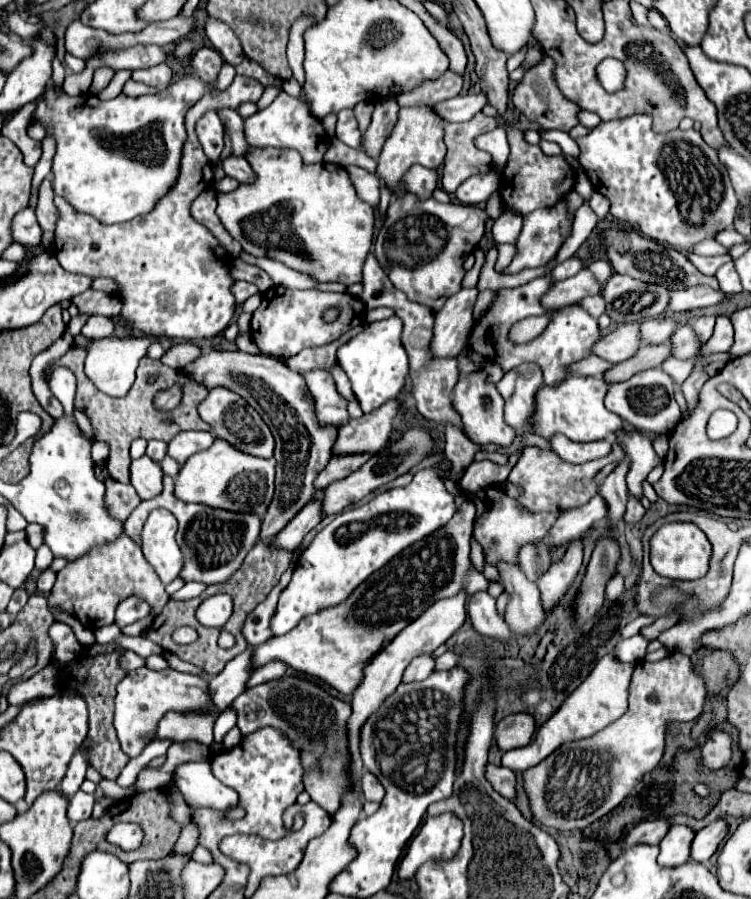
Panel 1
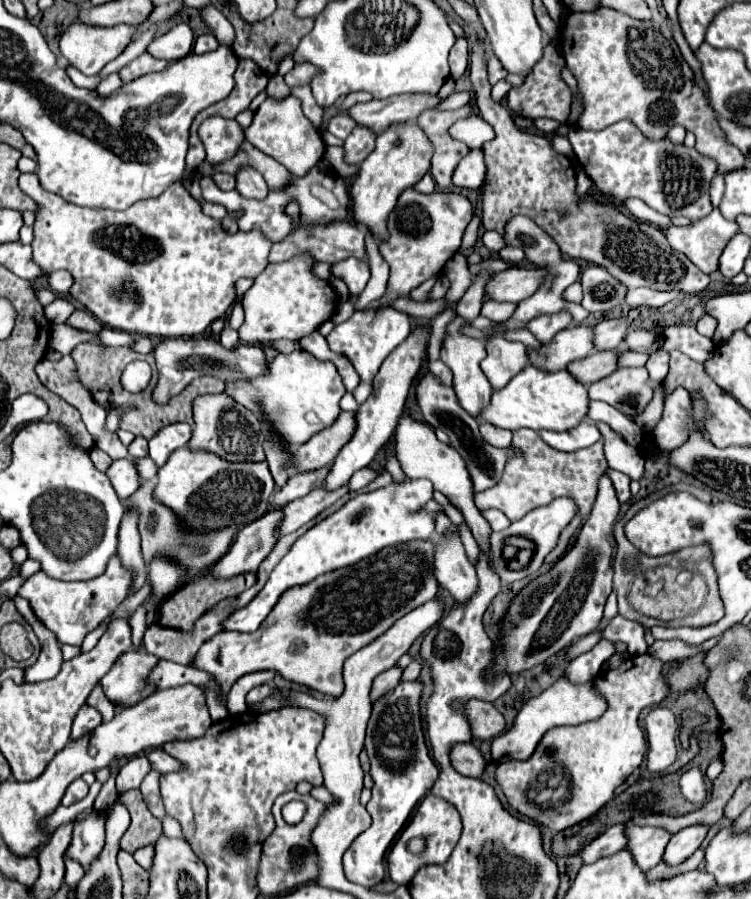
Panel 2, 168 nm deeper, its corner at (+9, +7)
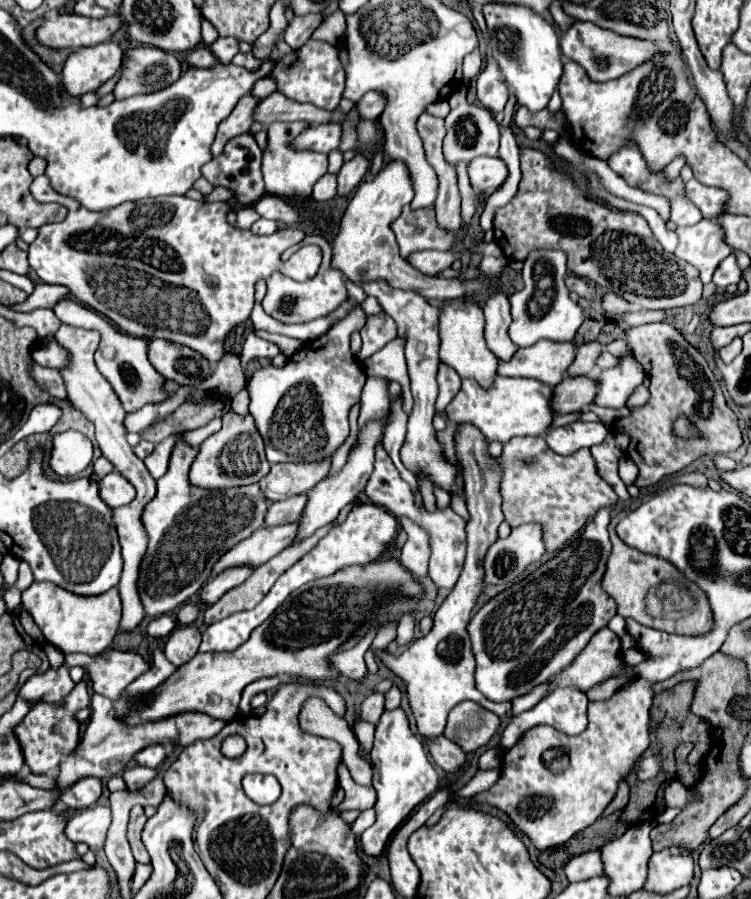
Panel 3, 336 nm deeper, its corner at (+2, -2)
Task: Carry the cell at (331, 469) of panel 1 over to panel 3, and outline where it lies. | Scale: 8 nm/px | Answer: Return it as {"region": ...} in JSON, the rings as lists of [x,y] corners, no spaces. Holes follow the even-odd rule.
{"region":[[[294,495],[294,497],[288,497],[288,499],[272,503],[268,513],[266,513],[266,527],[298,521],[302,511],[304,511],[304,507],[306,507],[306,503],[308,503],[306,495]]]}

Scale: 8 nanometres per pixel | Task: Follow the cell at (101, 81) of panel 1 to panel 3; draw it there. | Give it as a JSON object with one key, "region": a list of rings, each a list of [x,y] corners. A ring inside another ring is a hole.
{"region":[[[100,43],[94,47],[80,47],[70,53],[62,69],[62,85],[70,95],[84,95],[96,91],[122,65],[124,51],[118,43]]]}

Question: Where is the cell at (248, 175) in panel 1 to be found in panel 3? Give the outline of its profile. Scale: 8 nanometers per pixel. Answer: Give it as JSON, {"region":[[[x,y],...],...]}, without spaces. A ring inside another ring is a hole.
{"region":[[[264,193],[262,199],[258,199],[254,205],[256,213],[260,213],[264,219],[272,219],[278,221],[282,225],[294,225],[294,223],[302,223],[300,221],[300,213],[296,213],[296,207],[292,207],[290,201],[286,201],[284,197],[276,197],[270,193]]]}

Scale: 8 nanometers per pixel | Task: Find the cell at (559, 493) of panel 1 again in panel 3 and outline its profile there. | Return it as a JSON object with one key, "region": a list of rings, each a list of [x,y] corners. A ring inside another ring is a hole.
{"region":[[[514,437],[504,445],[502,451],[502,461],[504,461],[504,481],[502,481],[502,511],[504,519],[510,523],[510,527],[520,527],[524,523],[540,523],[544,527],[544,541],[548,555],[546,559],[556,557],[558,551],[573,539],[584,527],[586,523],[596,515],[600,507],[614,505],[618,501],[616,493],[612,491],[612,485],[608,485],[596,467],[596,461],[590,453],[590,449],[580,449],[574,455],[558,455],[554,453],[542,437]],[[514,451],[528,451],[528,455],[534,459],[532,465],[524,465],[520,459],[514,459]]]}

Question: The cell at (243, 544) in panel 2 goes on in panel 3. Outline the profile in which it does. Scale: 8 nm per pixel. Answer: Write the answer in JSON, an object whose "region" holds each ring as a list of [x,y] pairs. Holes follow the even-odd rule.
{"region":[[[240,565],[240,567],[224,569],[220,575],[212,577],[204,585],[204,589],[200,591],[200,601],[204,601],[206,605],[216,603],[224,593],[228,593],[234,587],[240,587],[252,575],[252,571],[254,571],[254,567],[250,567],[250,565]]]}

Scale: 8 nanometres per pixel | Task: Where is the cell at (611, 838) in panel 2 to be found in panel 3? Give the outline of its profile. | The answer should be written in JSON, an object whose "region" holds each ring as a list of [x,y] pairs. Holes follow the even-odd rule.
{"region":[[[594,849],[594,851],[588,851],[588,853],[582,853],[578,857],[572,857],[564,871],[566,871],[566,877],[574,883],[574,881],[584,881],[584,879],[590,879],[590,877],[596,877],[596,875],[602,875],[602,859],[600,859],[600,851]]]}

